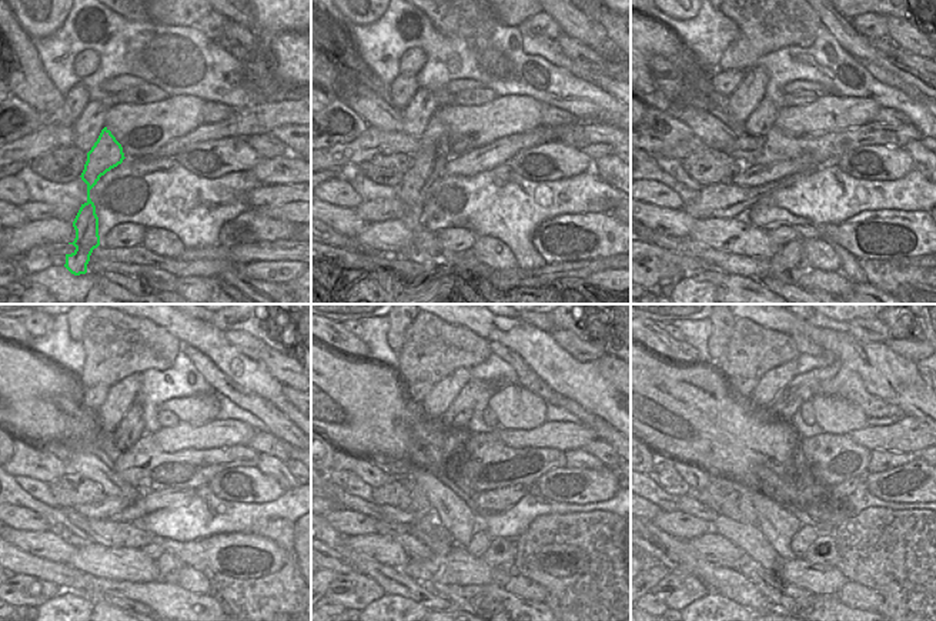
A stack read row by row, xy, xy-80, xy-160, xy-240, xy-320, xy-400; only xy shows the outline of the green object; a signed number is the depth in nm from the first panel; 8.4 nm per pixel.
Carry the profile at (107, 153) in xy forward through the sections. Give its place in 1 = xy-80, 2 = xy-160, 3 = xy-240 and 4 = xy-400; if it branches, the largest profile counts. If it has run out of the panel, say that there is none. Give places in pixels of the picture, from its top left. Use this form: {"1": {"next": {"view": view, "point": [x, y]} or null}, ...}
{"1": {"next": {"view": "xy-80", "point": [428, 162]}}, "2": {"next": {"view": "xy-160", "point": [762, 117]}}, "3": {"next": {"view": "xy-240", "point": [131, 427]}}, "4": {"next": {"view": "xy-400", "point": [786, 403]}}}

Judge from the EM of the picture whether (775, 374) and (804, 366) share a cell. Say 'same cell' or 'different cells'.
different cells

